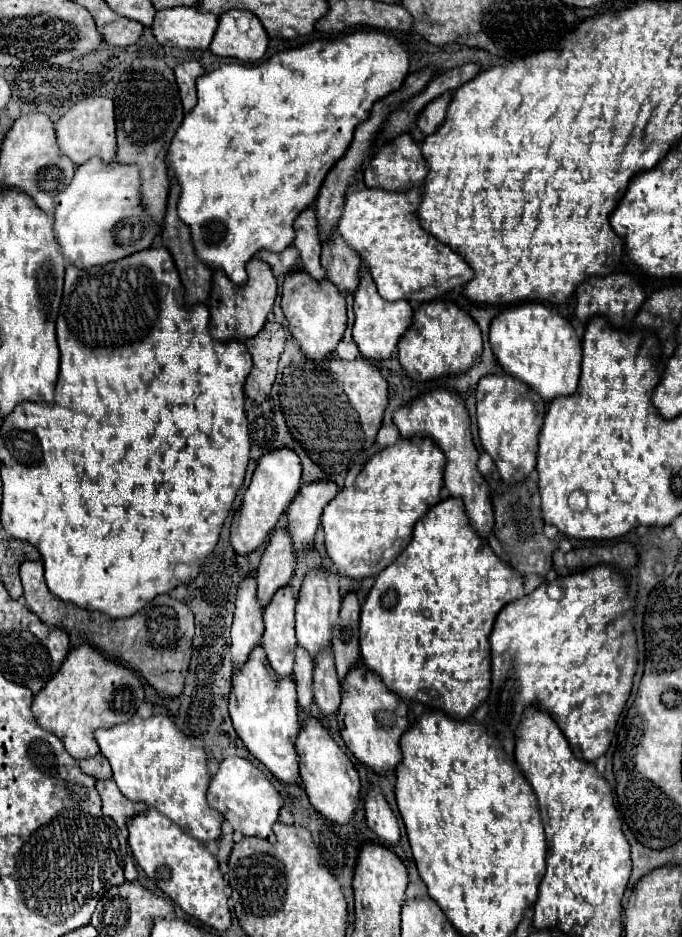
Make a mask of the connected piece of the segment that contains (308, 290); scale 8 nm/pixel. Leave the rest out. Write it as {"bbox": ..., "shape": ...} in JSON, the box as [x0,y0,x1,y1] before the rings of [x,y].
{"bbox":[281,270,347,360],"shape":[[[303,270],[291,272],[287,274],[281,288],[281,308],[289,322],[289,330],[293,338],[299,342],[307,358],[323,360],[333,354],[335,346],[343,338],[345,324],[347,324],[345,296],[335,288],[335,284],[331,286],[325,278],[317,282],[311,276],[307,276],[307,272]]]}

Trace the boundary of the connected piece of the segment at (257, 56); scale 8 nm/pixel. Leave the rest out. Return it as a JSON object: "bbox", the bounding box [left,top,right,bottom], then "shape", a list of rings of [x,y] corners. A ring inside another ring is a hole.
{"bbox":[209,10,267,62],"shape":[[[229,10],[219,16],[219,26],[209,46],[209,50],[215,56],[239,58],[241,62],[257,62],[263,58],[265,48],[267,48],[267,34],[255,14],[247,10]],[[241,16],[251,20],[247,32],[239,32],[235,28],[235,20]]]}

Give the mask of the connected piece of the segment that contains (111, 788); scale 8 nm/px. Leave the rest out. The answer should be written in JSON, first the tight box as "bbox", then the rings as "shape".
{"bbox":[97,780,147,828],"shape":[[[99,780],[97,782],[97,792],[103,800],[103,812],[107,816],[111,816],[119,828],[125,826],[129,818],[147,810],[147,806],[143,802],[127,800],[113,780]]]}

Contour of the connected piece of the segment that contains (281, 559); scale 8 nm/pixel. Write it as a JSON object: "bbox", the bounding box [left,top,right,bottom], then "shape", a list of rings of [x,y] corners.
{"bbox":[257,530,295,606],"shape":[[[275,530],[257,568],[257,598],[261,606],[267,606],[271,596],[285,584],[289,584],[295,572],[295,548],[287,530]]]}

